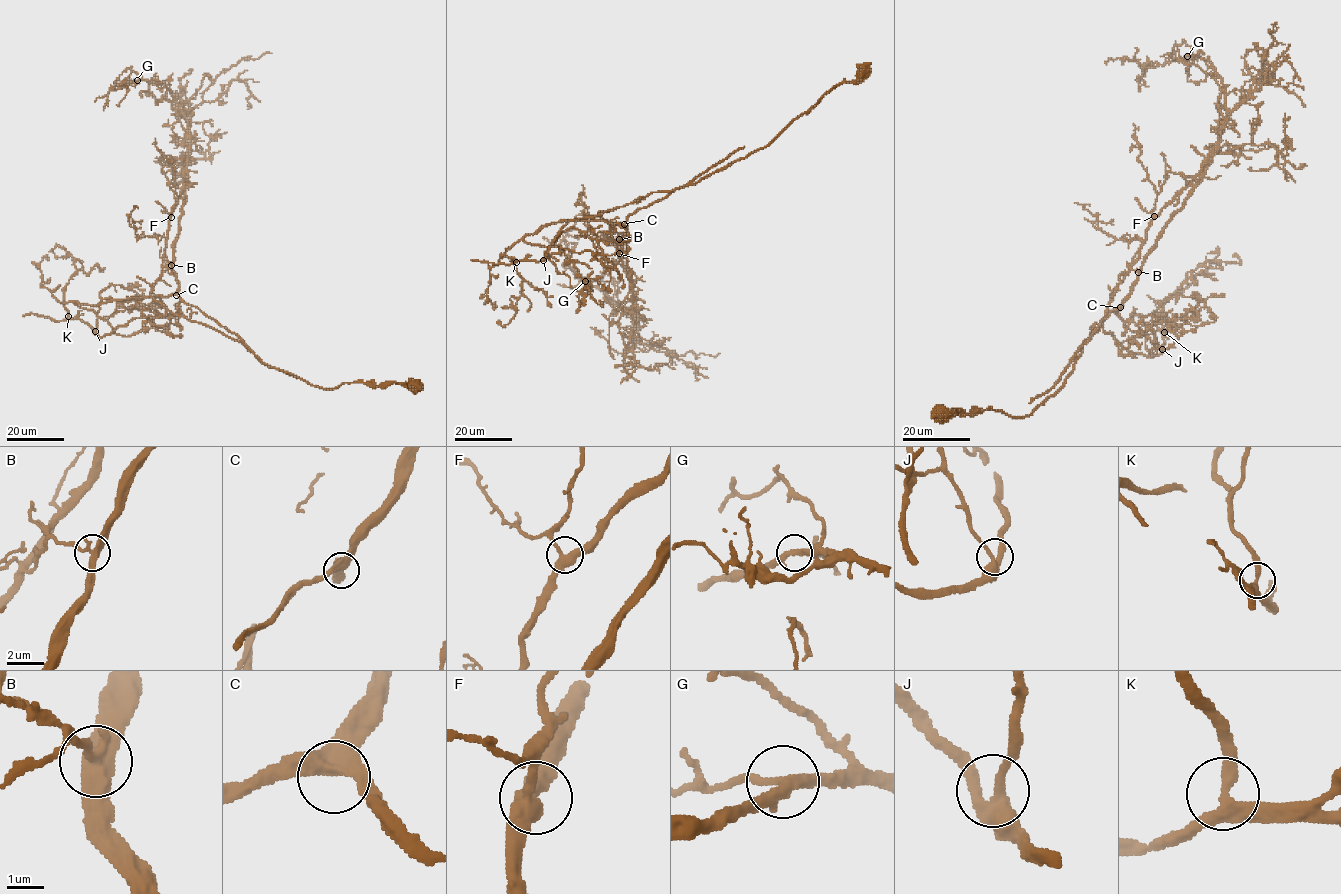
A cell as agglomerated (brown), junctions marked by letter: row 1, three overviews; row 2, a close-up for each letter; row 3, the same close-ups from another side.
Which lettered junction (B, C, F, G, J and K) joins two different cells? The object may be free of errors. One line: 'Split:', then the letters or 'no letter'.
Split: B

